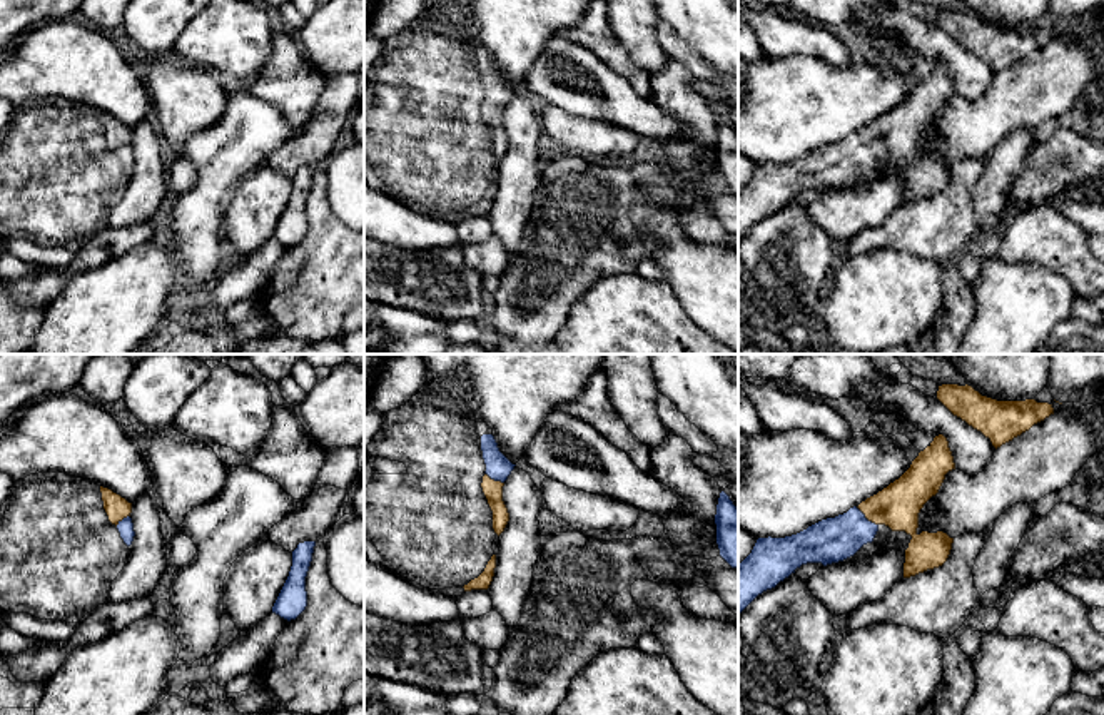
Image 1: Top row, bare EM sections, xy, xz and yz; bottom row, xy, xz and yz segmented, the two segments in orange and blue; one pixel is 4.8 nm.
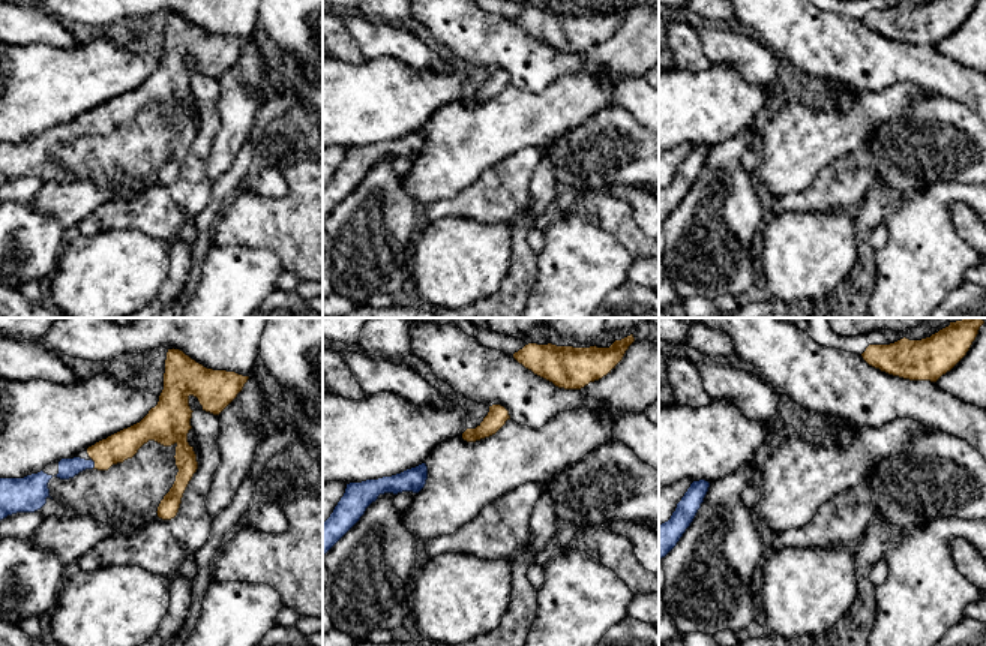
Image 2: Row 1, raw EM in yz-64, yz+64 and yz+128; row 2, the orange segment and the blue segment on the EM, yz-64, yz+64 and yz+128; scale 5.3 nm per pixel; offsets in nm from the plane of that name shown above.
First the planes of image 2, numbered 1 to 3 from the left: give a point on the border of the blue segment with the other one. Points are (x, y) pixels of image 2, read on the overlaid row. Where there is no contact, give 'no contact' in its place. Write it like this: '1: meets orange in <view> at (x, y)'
1: meets orange in yz-64 at (95, 463)
2: no contact
3: no contact

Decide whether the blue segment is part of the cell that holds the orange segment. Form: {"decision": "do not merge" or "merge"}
{"decision": "merge"}

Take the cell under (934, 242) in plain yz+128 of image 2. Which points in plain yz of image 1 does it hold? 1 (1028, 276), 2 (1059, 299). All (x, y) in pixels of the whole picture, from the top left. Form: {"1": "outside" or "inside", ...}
{"1": "inside", "2": "inside"}

